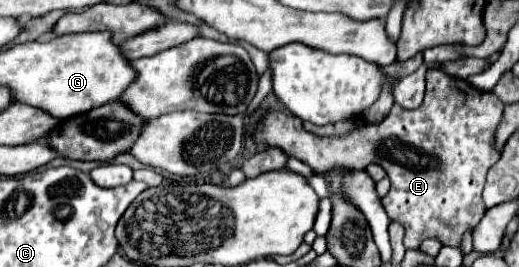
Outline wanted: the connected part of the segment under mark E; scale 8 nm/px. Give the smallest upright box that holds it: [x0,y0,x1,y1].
[255,69,503,249]

